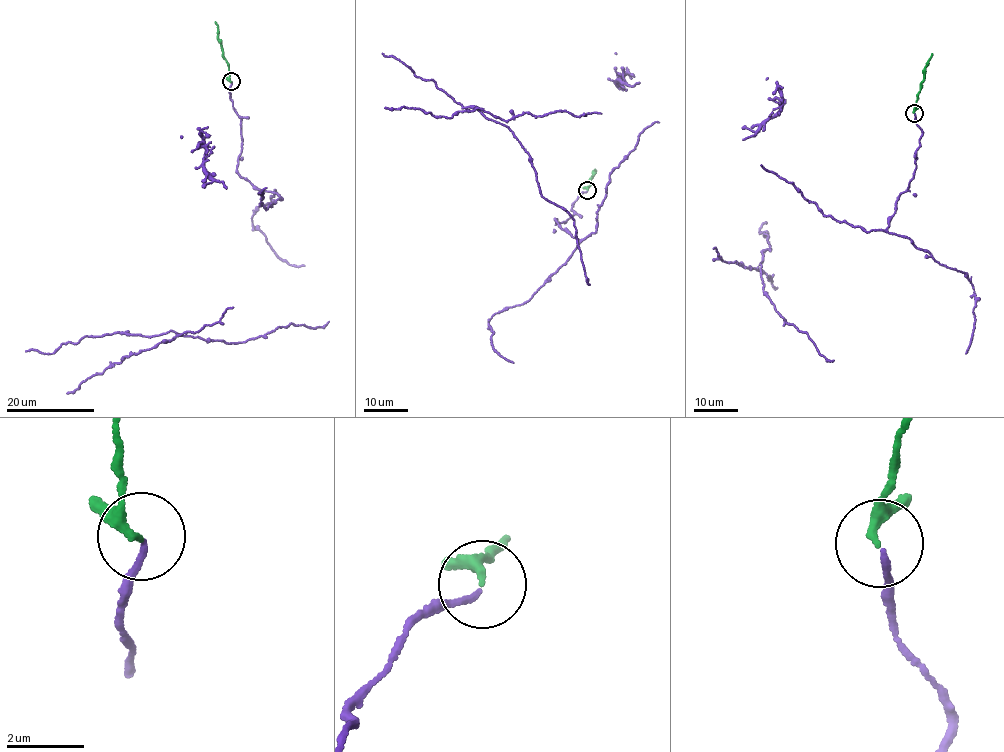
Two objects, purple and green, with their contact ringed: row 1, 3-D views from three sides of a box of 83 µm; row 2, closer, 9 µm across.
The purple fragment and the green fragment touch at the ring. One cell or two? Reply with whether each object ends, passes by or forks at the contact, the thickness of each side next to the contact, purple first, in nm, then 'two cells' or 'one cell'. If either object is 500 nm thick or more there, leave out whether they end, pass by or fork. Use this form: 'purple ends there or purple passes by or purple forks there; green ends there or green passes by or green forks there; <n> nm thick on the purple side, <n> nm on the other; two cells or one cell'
purple ends there; green passes by; 140 nm thick on the purple side, 200 nm on the other; one cell

